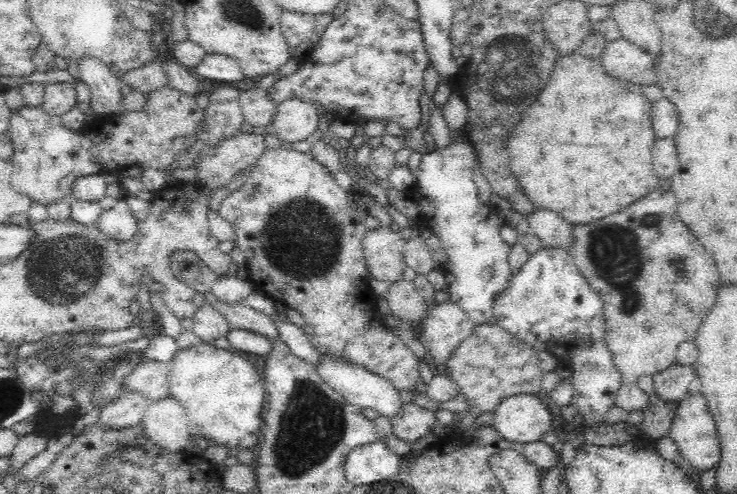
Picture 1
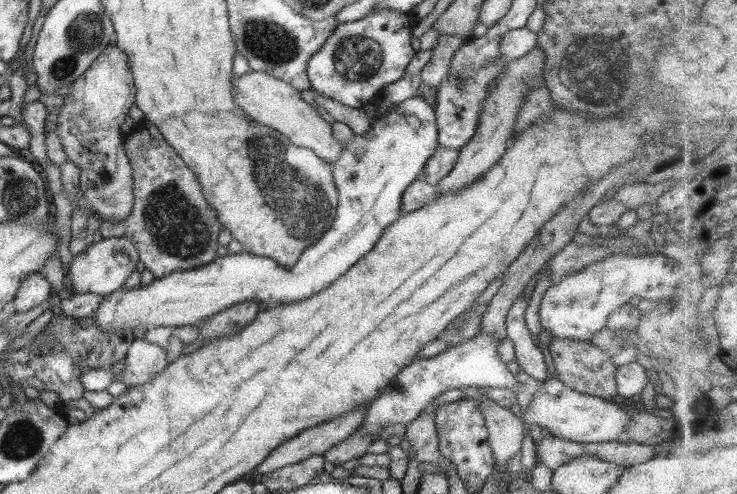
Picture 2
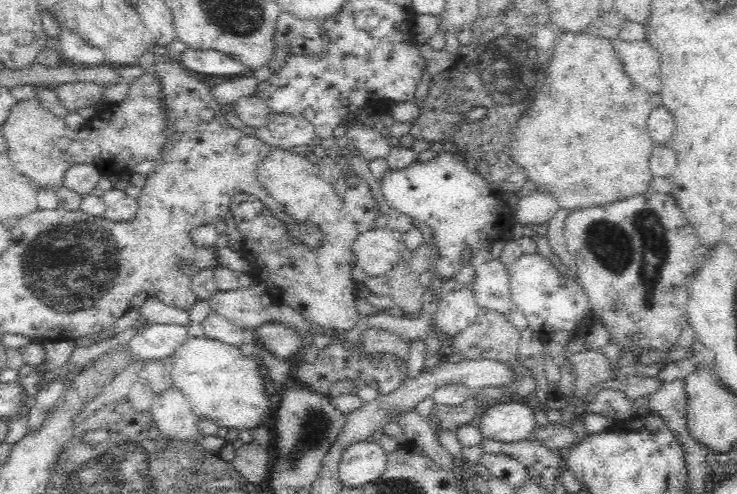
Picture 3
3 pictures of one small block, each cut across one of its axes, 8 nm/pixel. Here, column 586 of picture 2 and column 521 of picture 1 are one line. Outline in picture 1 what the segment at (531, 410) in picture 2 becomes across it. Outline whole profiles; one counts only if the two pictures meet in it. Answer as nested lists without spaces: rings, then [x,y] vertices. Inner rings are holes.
[[[536,395],[509,396],[493,411],[494,429],[504,440],[513,443],[540,441],[552,426],[552,413]]]

